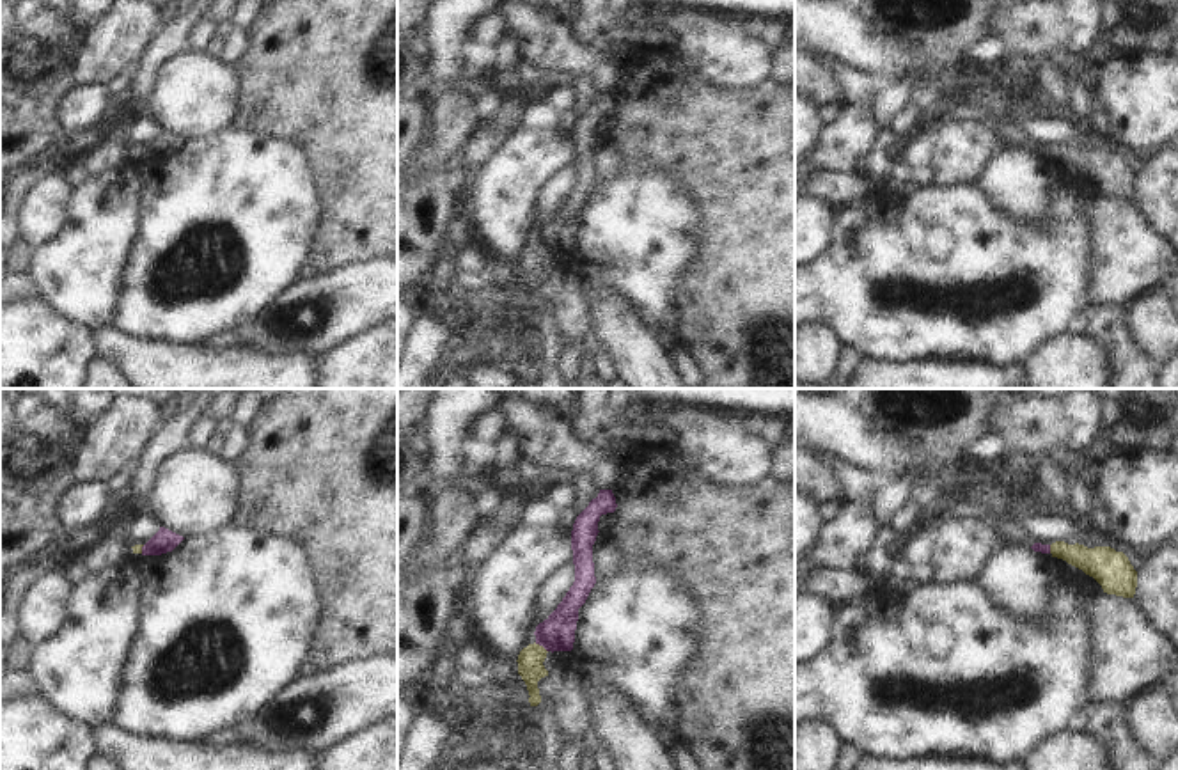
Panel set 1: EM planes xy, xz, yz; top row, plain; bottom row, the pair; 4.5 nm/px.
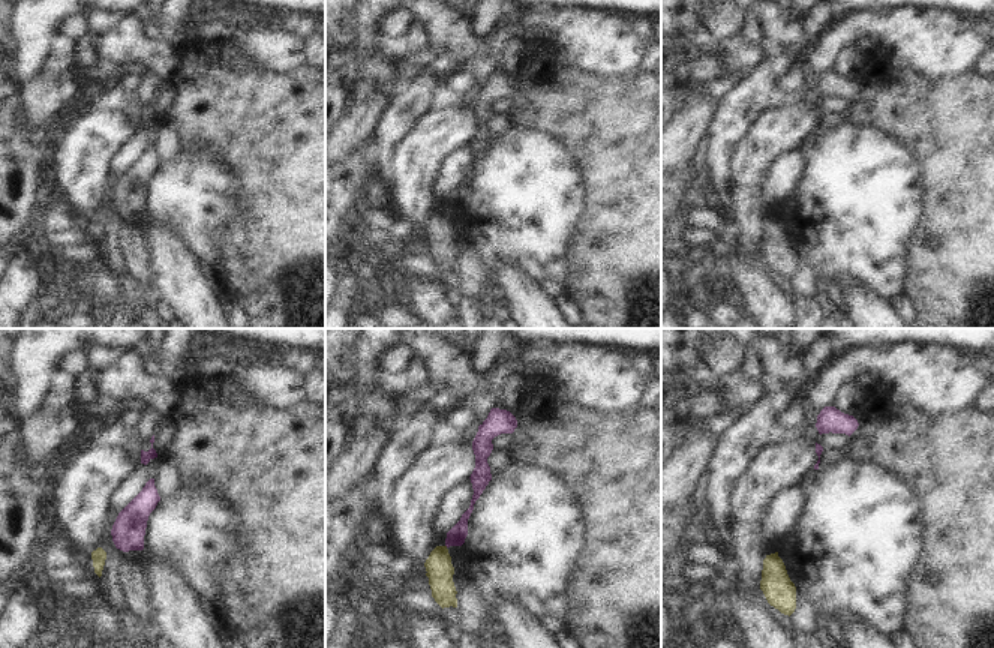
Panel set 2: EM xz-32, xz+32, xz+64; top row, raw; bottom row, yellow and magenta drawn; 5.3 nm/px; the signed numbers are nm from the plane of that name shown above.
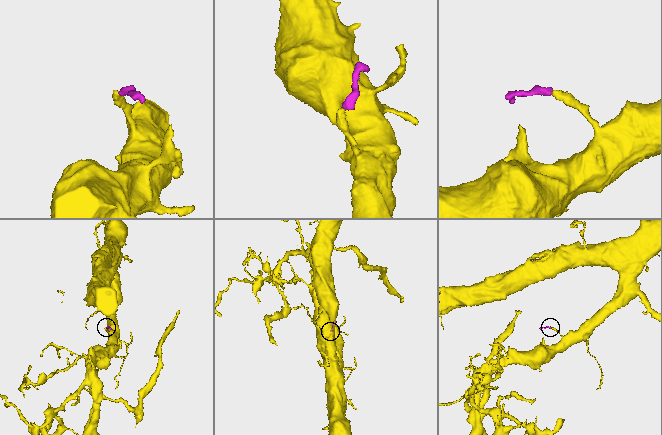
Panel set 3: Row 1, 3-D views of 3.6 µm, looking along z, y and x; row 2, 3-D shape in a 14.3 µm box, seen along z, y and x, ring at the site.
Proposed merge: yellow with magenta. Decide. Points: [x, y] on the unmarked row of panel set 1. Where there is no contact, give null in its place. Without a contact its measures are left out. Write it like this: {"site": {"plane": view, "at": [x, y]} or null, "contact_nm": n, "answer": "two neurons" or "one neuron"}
{"site": {"plane": "xz", "at": [541, 249]}, "contact_nm": 80, "answer": "two neurons"}

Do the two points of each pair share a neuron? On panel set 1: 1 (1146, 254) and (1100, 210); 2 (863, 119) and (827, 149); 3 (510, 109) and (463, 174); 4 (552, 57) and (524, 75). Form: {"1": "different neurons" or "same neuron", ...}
{"1": "same neuron", "2": "same neuron", "3": "same neuron", "4": "different neurons"}

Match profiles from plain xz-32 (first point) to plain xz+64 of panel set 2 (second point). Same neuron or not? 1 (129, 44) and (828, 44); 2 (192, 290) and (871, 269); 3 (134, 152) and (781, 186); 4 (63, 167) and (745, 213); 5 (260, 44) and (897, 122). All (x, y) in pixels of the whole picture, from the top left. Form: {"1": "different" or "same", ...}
{"1": "different", "2": "different", "3": "same", "4": "same", "5": "different"}

